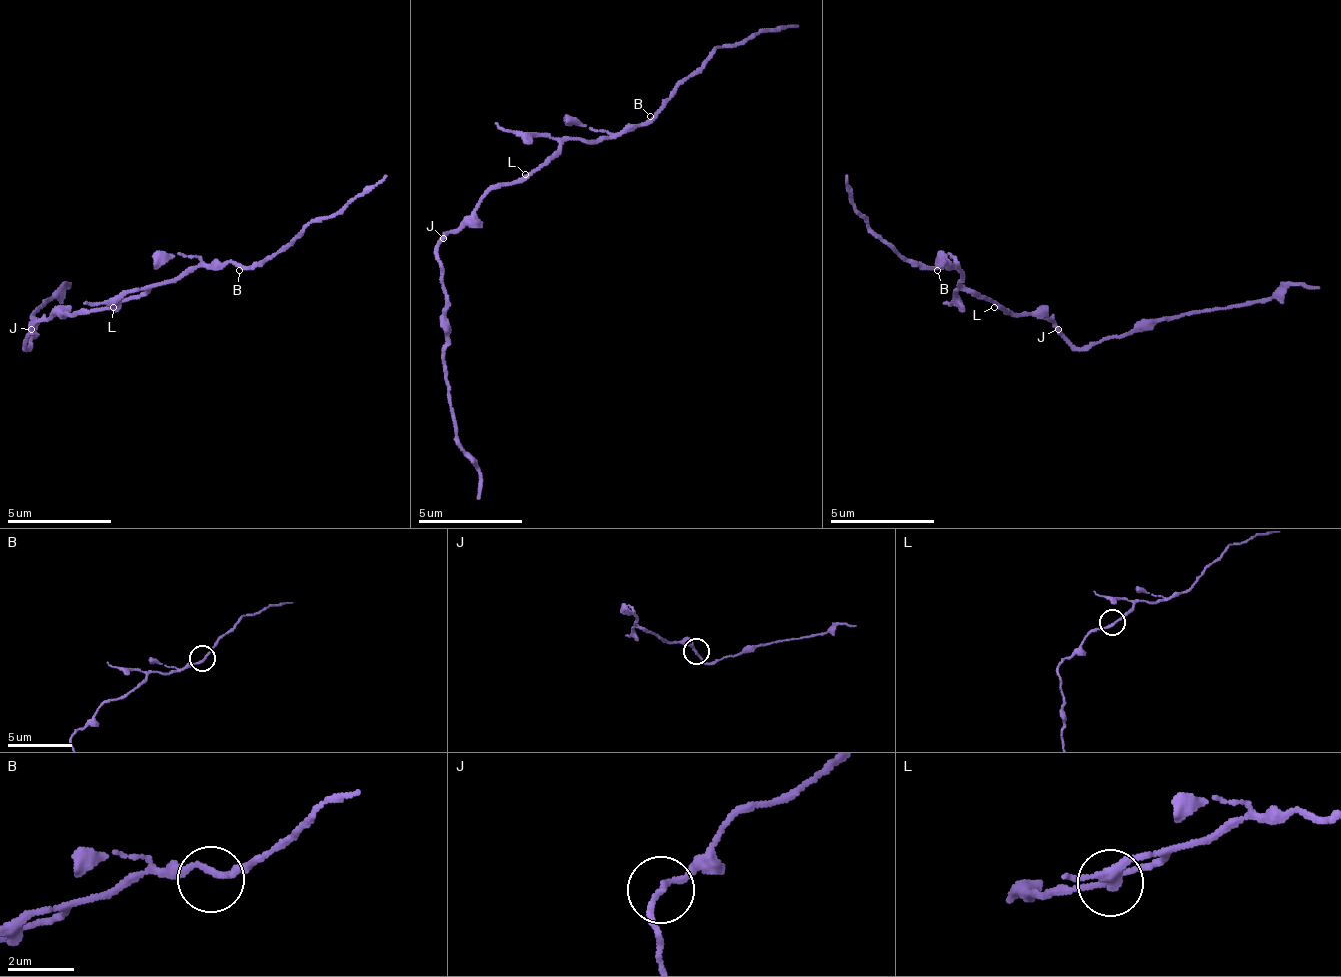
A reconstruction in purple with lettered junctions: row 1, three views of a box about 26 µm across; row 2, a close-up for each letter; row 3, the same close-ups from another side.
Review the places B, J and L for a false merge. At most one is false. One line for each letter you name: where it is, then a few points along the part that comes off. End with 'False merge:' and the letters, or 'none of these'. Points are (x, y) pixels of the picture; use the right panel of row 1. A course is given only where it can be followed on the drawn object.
J: place (1058, 329); course (1057, 328), (1083, 349), (1120, 333), (1266, 302), (1292, 286), (1318, 286)
False merge: J

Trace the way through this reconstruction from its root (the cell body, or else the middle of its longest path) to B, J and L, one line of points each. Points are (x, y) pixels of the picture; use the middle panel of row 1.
B: (504, 184), (520, 184), (530, 179), (572, 137), (598, 142), (614, 132), (635, 132), (650, 116)
J: (504, 184), (499, 184), (452, 231), (441, 236)
L: (504, 184), (515, 184), (525, 174)

